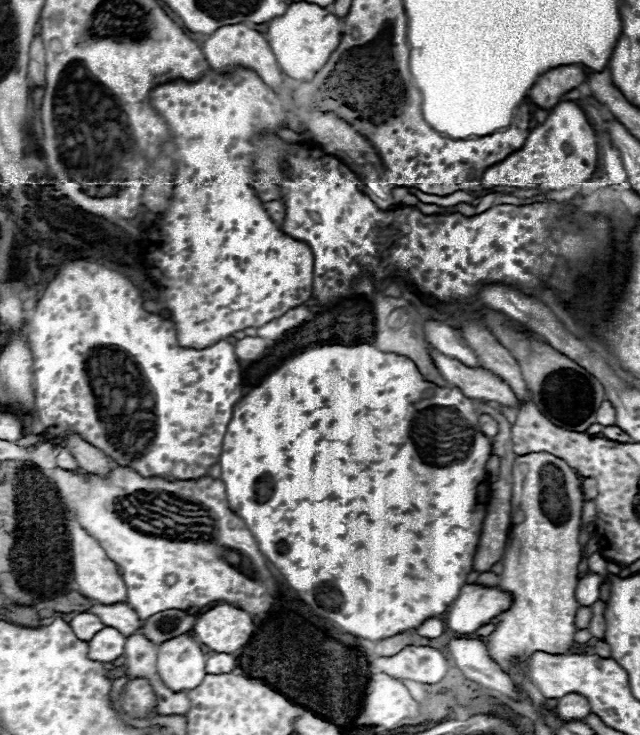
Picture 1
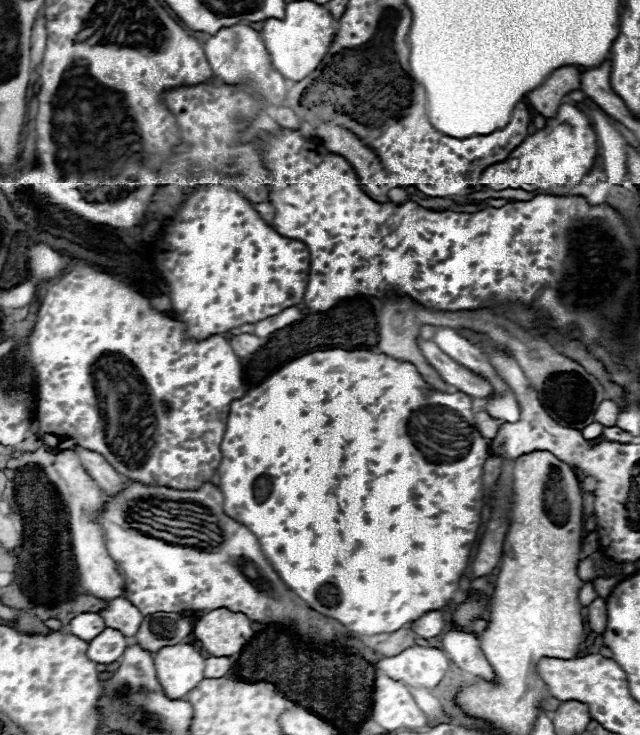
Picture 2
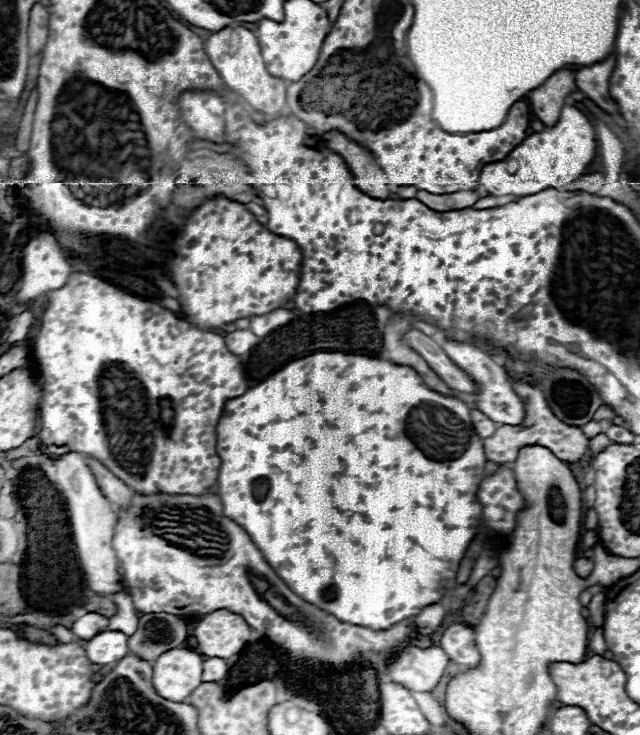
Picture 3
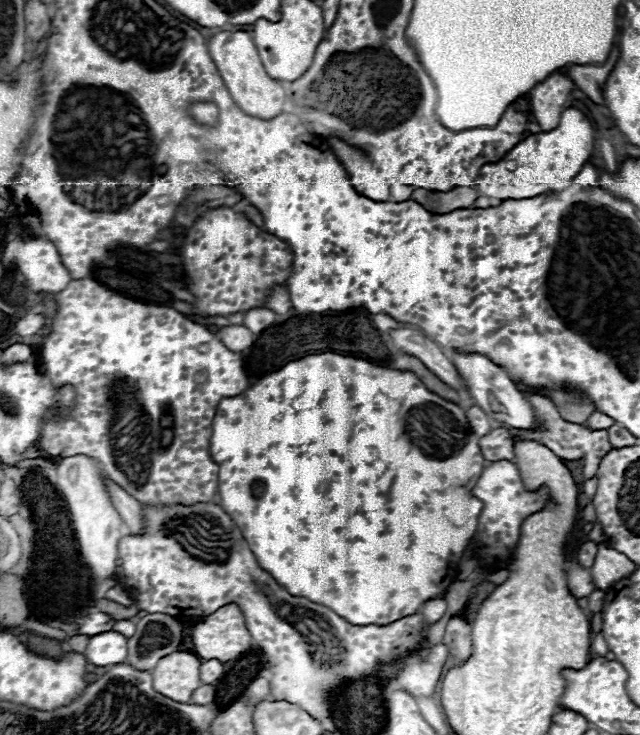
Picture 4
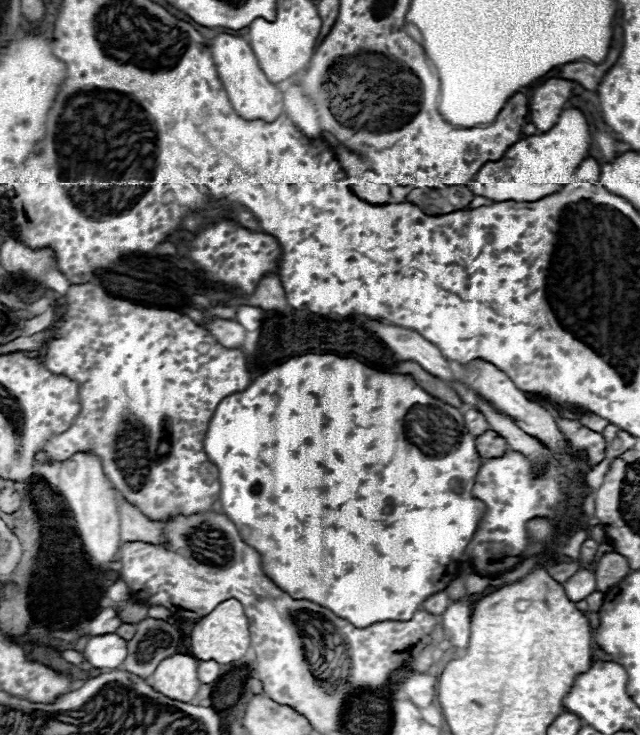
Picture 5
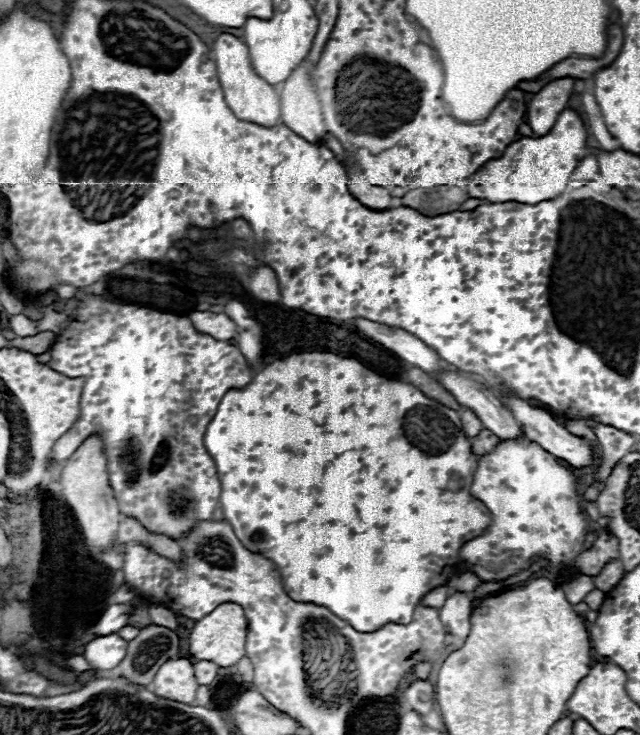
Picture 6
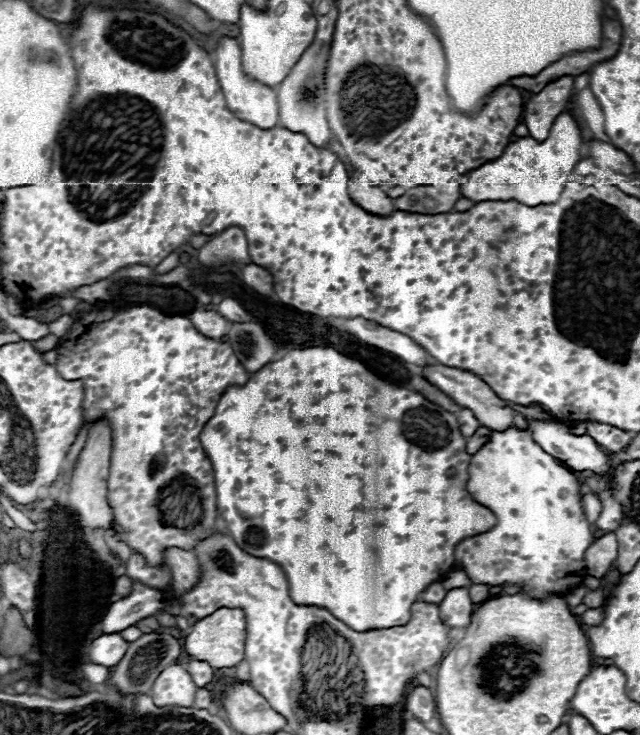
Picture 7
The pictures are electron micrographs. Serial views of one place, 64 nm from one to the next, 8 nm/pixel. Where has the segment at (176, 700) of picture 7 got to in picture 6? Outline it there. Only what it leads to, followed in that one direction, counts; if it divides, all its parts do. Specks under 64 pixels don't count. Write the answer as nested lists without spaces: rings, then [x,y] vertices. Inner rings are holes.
[[[176,658],[176,660],[164,662],[164,666],[160,666],[160,670],[156,672],[156,678],[148,688],[160,698],[192,704],[198,690],[194,664],[188,658]]]

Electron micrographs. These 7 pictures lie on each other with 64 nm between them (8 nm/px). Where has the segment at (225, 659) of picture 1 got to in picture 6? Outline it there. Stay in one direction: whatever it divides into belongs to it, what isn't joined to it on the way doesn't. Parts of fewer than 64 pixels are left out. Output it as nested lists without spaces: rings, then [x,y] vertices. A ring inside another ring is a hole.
[[[198,660],[194,664],[194,676],[196,676],[196,682],[202,686],[202,684],[210,684],[214,678],[216,678],[216,672],[218,672],[218,666],[214,662],[208,662],[208,660]]]

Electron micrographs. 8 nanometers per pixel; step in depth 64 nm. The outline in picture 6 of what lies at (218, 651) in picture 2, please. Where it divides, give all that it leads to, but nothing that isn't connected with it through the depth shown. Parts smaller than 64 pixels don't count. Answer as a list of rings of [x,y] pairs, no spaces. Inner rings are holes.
[[[224,602],[194,624],[190,632],[190,654],[196,660],[210,660],[218,666],[232,666],[246,654],[246,630],[248,620],[242,606],[234,602]]]

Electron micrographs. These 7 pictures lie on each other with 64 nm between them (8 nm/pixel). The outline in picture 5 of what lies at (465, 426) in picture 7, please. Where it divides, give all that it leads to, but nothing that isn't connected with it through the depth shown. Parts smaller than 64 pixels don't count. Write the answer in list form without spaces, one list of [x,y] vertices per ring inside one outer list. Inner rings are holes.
[[[470,408],[468,412],[464,412],[464,424],[466,424],[468,432],[474,436],[480,436],[490,428],[484,414],[478,408]]]

